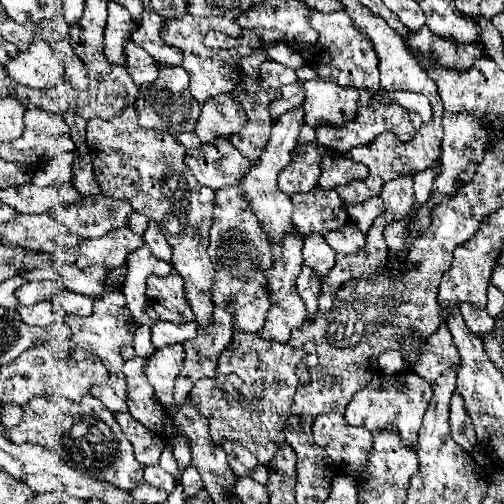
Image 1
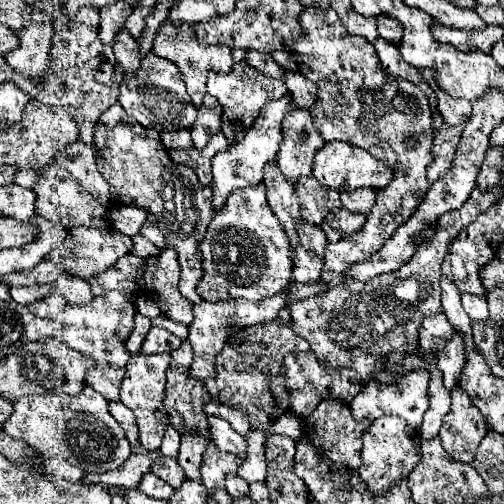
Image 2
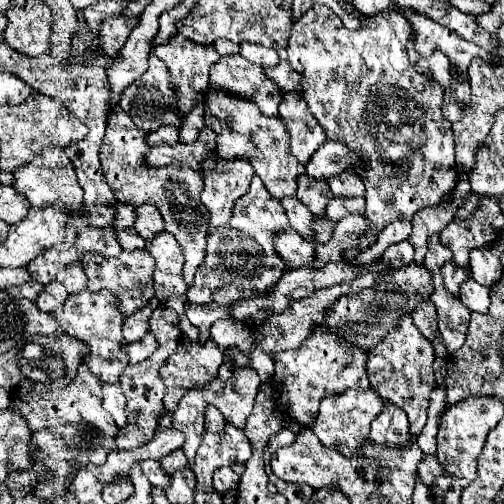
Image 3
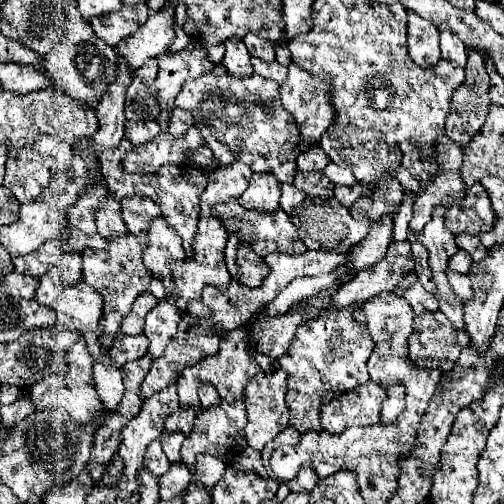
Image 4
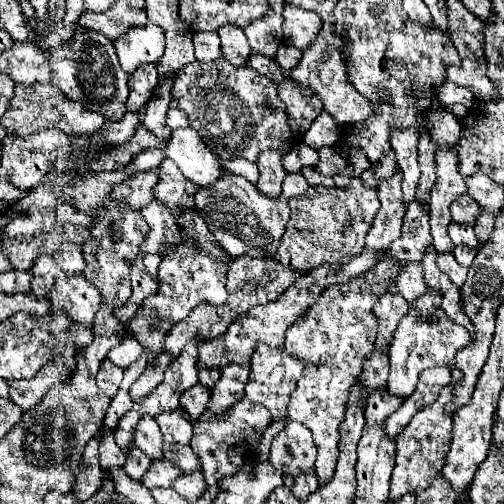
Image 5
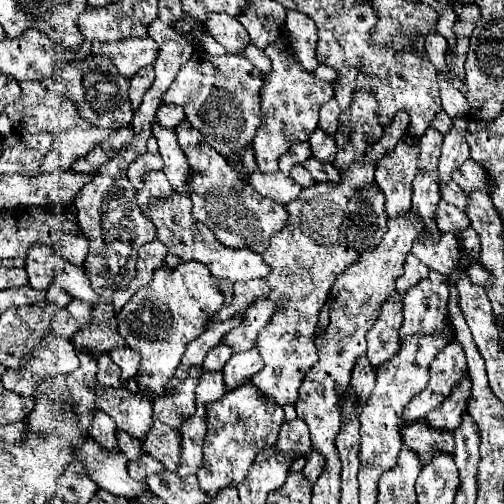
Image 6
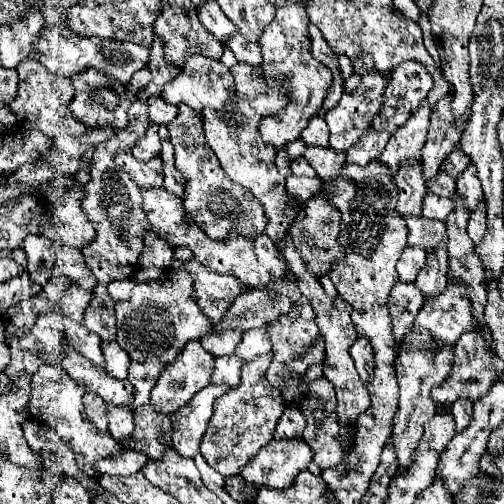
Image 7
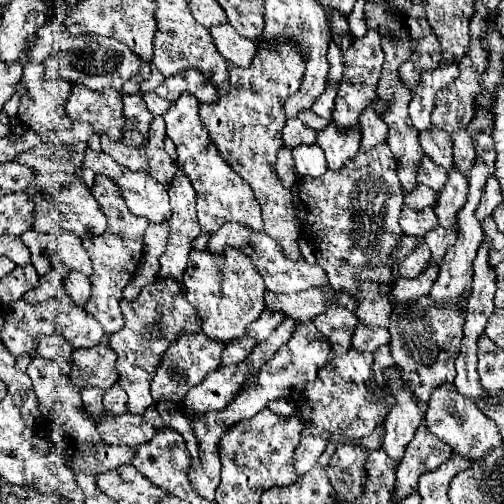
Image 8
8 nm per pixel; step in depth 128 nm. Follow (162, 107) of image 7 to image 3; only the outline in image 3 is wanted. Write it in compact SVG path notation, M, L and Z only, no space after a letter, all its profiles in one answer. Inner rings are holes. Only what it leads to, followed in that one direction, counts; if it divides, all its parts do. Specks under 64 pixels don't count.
M194 106L188 114L184 114L182 124L180 124L180 142L184 144L192 144L196 142L196 136L200 132L200 128L204 128L204 120L200 116L200 108Z

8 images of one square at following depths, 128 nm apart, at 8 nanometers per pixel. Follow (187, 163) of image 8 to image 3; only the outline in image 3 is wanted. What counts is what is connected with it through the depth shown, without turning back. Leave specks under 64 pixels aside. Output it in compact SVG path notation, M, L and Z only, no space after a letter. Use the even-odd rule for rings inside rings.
M286 228L282 232L276 232L274 244L276 244L276 254L282 260L286 260L286 264L292 264L292 268L312 264L314 246L308 240L304 240L294 228Z

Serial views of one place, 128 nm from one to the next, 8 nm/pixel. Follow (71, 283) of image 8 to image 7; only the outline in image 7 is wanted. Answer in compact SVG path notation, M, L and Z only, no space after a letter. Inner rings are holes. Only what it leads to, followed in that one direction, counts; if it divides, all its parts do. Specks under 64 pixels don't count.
M72 284L62 294L62 300L60 300L62 314L68 316L68 318L72 318L72 320L76 320L76 322L82 322L84 320L84 310L86 310L90 298L92 298L90 290L84 290L84 288Z

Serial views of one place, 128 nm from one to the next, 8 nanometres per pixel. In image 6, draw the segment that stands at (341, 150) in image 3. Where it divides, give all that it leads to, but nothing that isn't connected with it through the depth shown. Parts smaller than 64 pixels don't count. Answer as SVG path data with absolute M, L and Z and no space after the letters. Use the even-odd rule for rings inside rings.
M308 142L294 144L294 146L280 158L280 172L288 174L294 164L302 164L302 162L308 160L310 156L312 156L312 154L310 154L310 148L308 148Z

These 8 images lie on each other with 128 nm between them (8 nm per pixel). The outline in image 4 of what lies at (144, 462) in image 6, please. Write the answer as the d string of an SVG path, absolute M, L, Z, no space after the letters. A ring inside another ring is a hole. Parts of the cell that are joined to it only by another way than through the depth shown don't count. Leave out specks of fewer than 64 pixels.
M174 462L170 464L170 470L158 478L158 486L160 486L160 498L164 500L172 500L176 496L180 496L180 492L184 492L184 488L190 482L190 472L184 466L184 462Z

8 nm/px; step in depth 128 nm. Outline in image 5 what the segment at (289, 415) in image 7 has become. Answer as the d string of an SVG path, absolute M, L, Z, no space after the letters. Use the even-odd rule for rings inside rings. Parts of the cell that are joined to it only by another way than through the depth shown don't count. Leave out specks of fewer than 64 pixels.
M288 422L286 428L272 440L270 462L286 464L286 468L278 468L292 476L298 472L310 472L316 460L316 446L312 440L312 432L300 422Z

